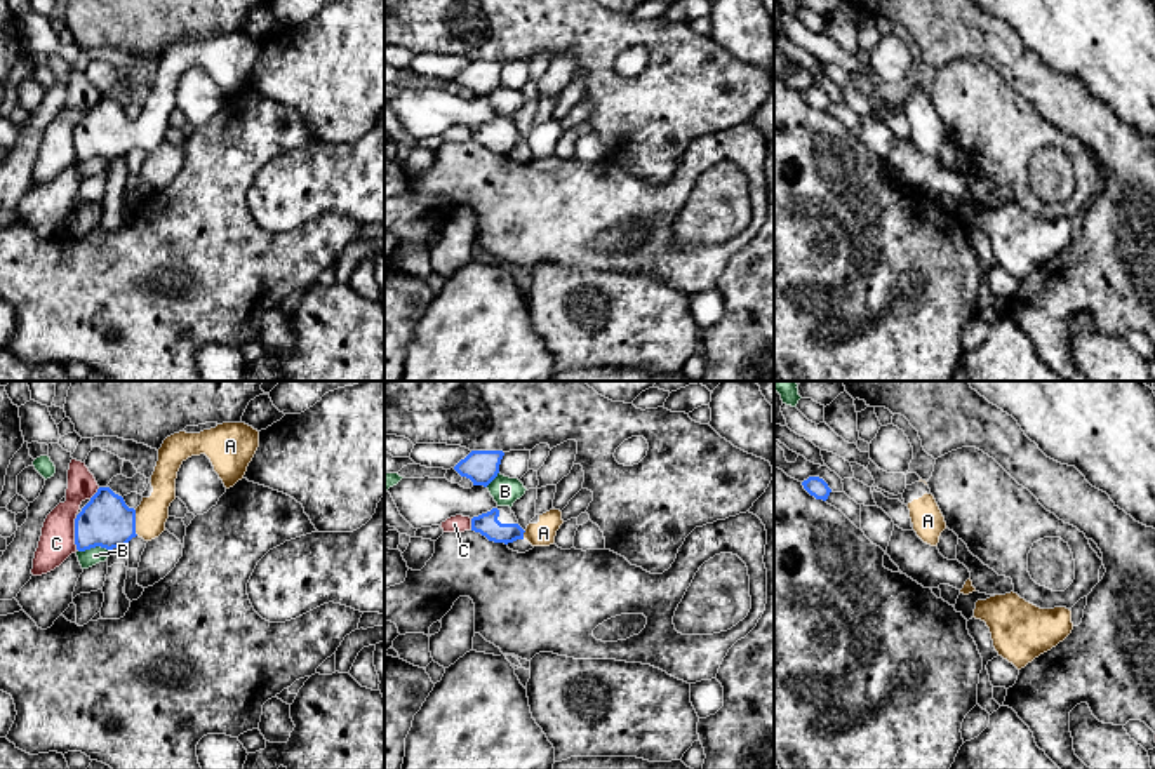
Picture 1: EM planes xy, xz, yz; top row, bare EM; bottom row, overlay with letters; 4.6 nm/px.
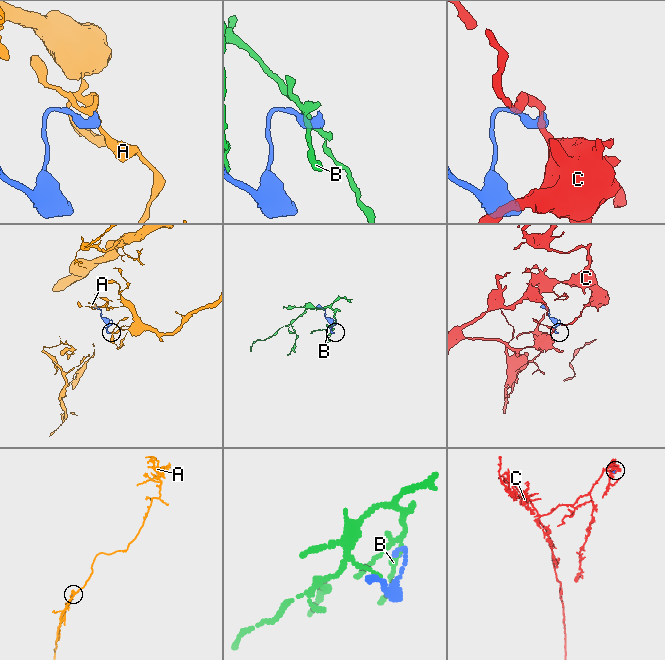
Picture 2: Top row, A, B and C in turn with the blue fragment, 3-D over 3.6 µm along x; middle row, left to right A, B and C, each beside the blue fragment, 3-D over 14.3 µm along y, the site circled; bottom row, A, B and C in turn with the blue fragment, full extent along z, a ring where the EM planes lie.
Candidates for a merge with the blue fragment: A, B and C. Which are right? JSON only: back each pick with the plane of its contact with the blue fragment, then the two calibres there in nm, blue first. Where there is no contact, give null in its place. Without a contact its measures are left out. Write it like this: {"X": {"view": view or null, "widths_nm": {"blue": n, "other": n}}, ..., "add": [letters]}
{"A": {"view": "xy", "widths_nm": {"blue": 240, "other": 150}}, "add": ["A"]}

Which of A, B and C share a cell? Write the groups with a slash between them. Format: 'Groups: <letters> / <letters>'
Groups: A / B / C

